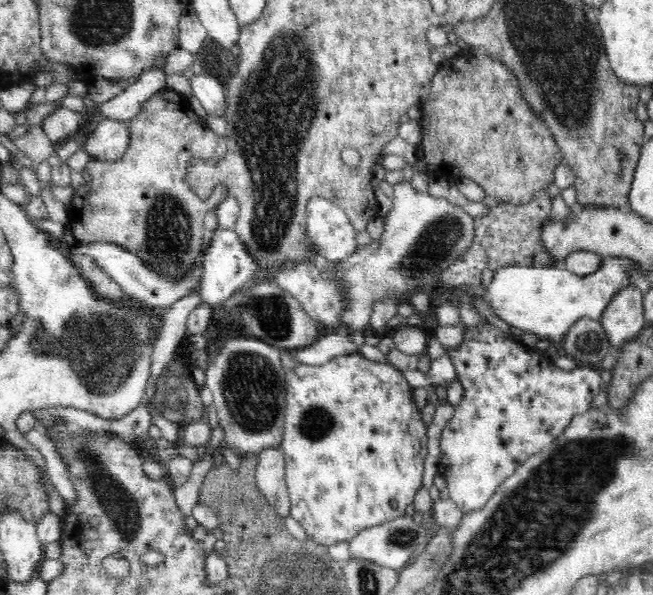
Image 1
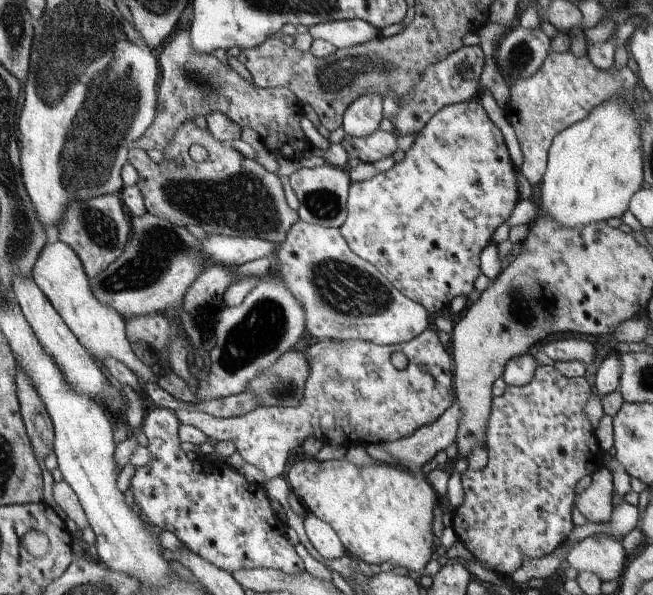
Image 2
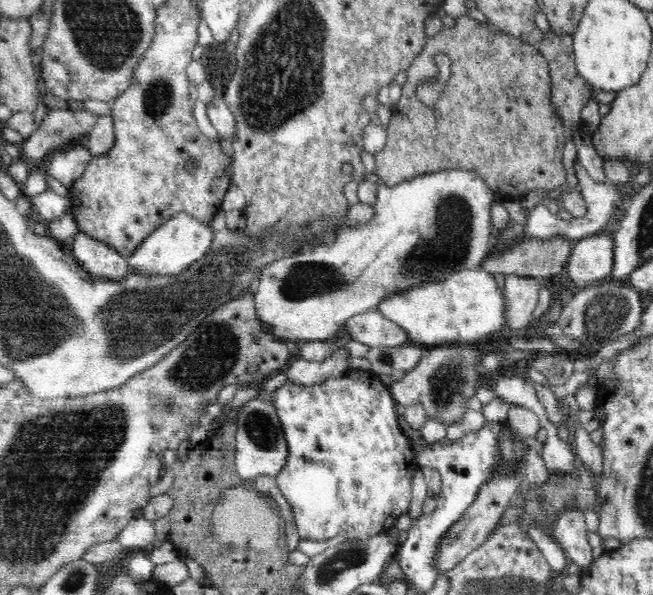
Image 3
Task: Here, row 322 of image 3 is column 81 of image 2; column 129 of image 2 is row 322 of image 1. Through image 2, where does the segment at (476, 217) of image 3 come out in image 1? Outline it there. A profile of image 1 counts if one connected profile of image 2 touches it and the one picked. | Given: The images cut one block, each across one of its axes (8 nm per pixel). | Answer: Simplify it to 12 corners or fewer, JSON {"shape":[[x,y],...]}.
{"shape":[[394,186],[382,234],[322,278],[340,322],[368,330],[378,302],[444,288],[476,236],[446,198]]}

